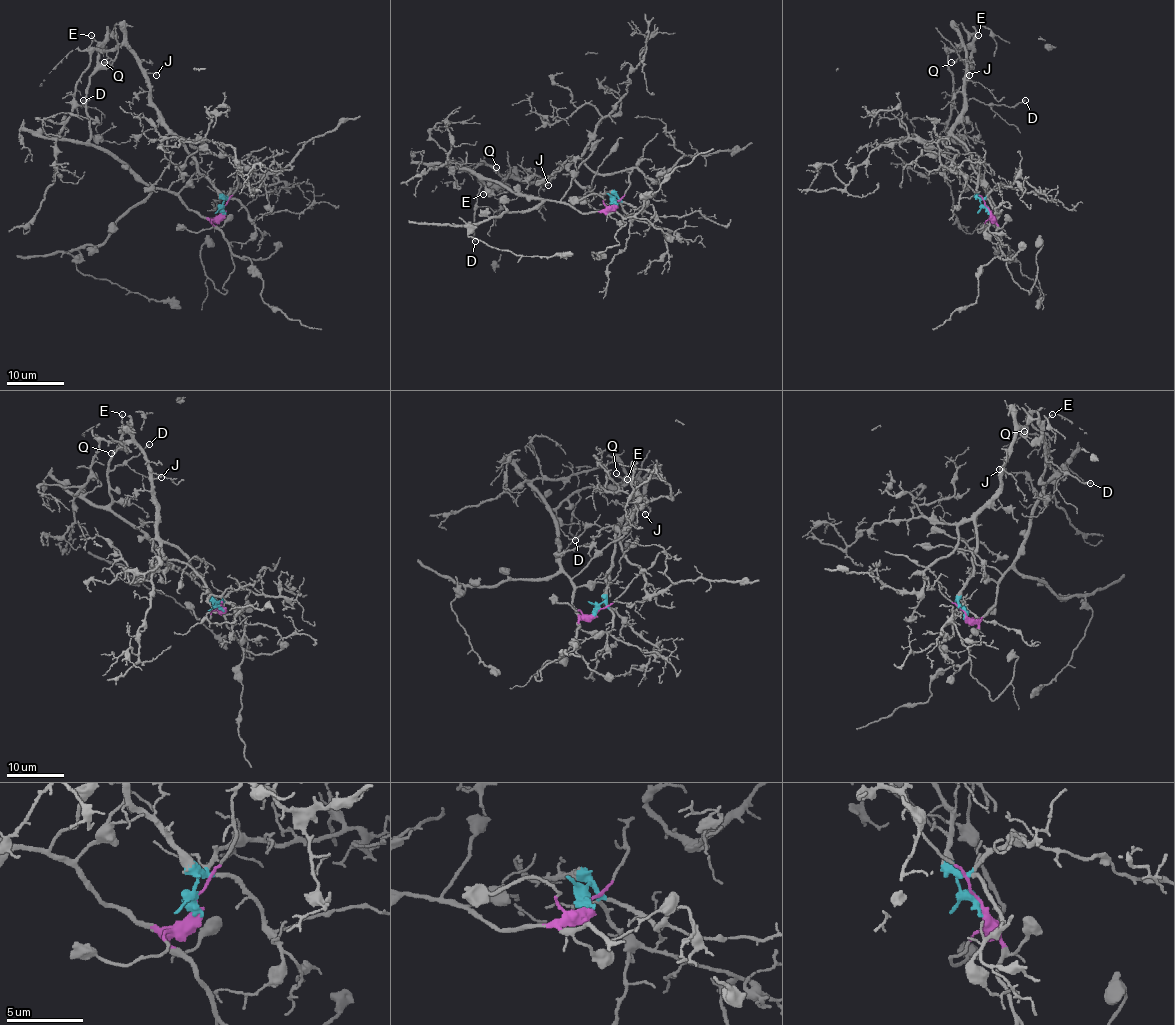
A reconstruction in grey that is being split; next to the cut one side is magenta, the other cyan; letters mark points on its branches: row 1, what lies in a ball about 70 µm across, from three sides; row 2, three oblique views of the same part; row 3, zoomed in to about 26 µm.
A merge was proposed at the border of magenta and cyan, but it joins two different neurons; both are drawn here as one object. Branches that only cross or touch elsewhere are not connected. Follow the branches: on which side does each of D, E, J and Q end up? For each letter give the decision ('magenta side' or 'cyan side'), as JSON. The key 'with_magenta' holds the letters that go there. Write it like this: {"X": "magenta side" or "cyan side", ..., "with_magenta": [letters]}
{"D": "magenta side", "E": "magenta side", "J": "cyan side", "Q": "cyan side", "with_magenta": ["D", "E"]}

